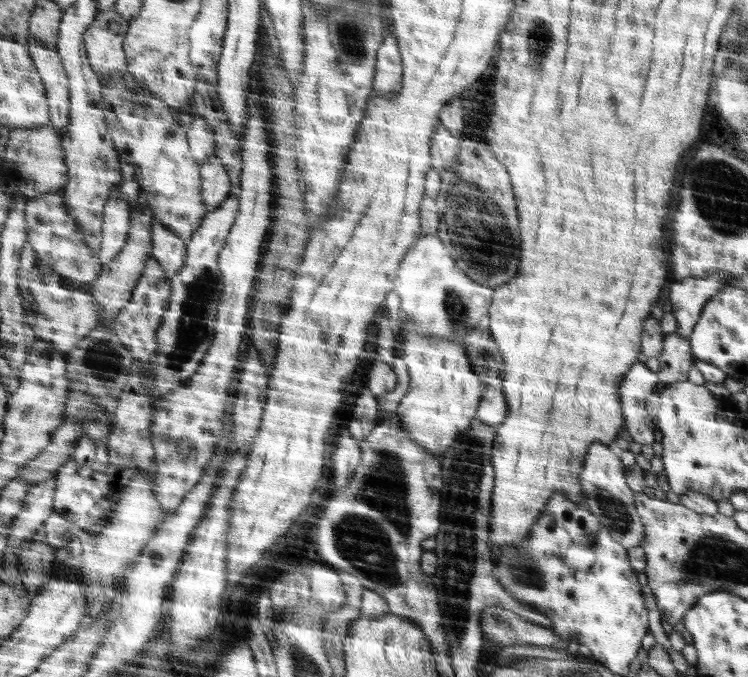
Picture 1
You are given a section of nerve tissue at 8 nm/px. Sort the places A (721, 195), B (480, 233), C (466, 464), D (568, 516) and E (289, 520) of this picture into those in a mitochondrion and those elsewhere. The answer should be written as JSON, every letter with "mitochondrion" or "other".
{"A":"mitochondrion","B":"mitochondrion","C":"mitochondrion","D":"other","E":"other"}

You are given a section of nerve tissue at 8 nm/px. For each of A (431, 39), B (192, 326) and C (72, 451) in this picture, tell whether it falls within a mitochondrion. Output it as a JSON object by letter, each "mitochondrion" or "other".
{"A":"other","B":"mitochondrion","C":"other"}

